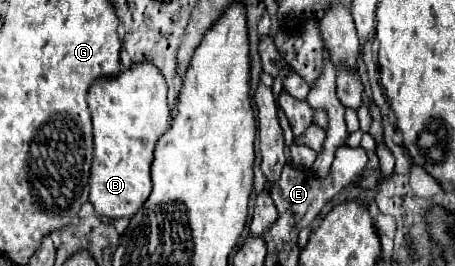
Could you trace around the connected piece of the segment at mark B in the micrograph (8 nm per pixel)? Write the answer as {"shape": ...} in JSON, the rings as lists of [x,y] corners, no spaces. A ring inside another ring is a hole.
{"shape":[[[136,62],[118,76],[98,78],[88,90],[92,114],[93,160],[90,168],[90,202],[98,216],[130,218],[152,192],[150,166],[154,146],[172,124],[164,74],[152,62]]]}

